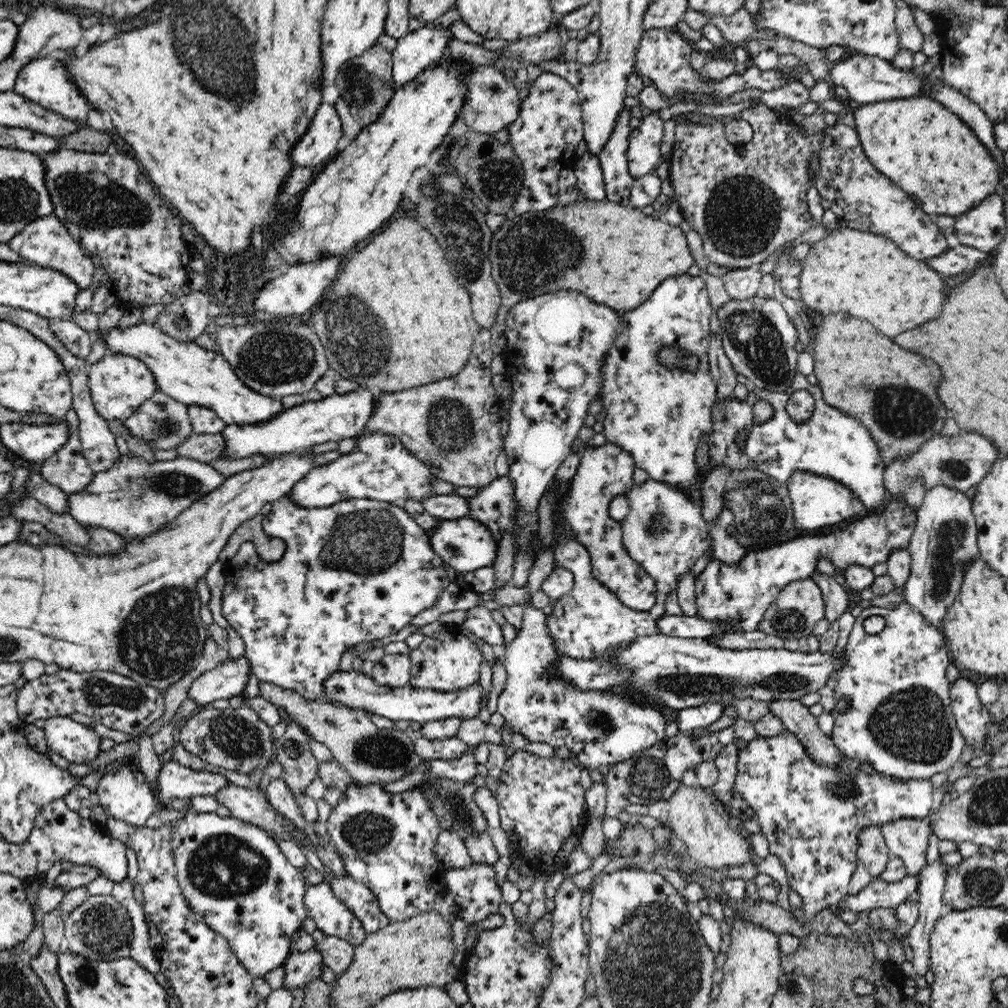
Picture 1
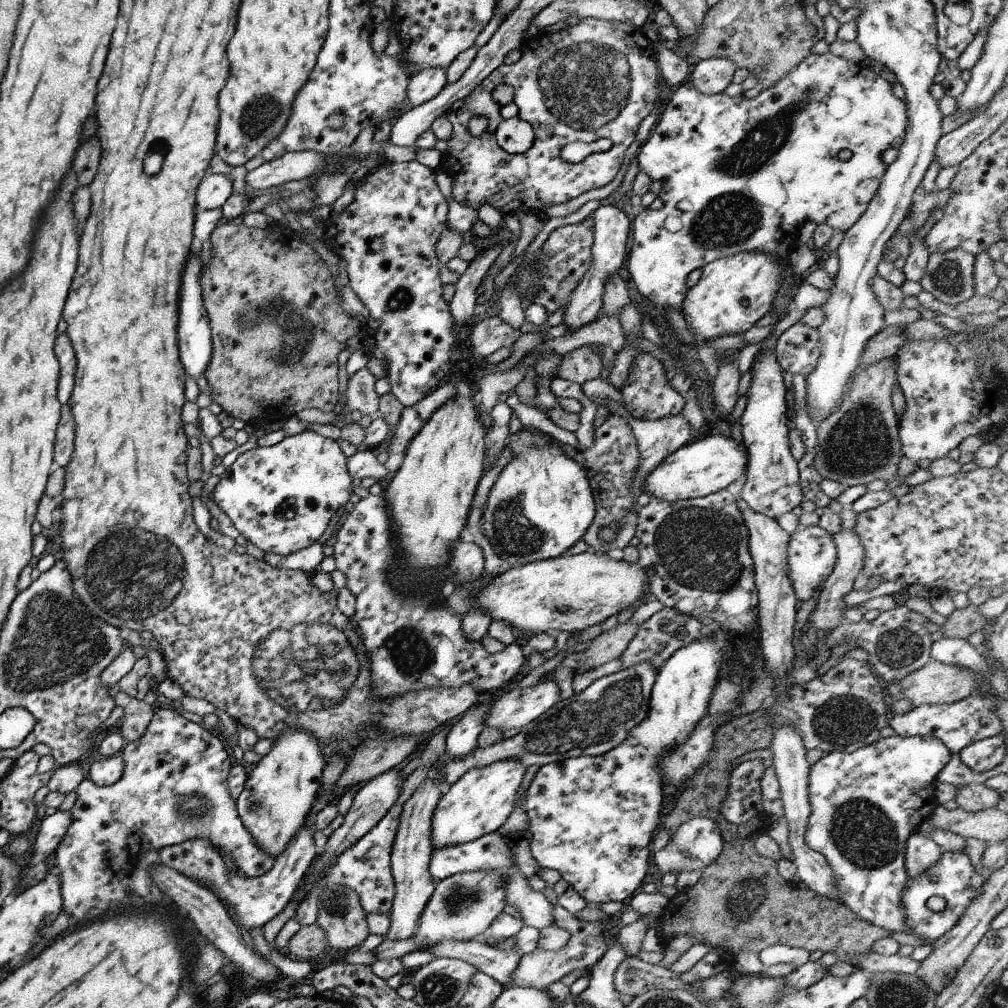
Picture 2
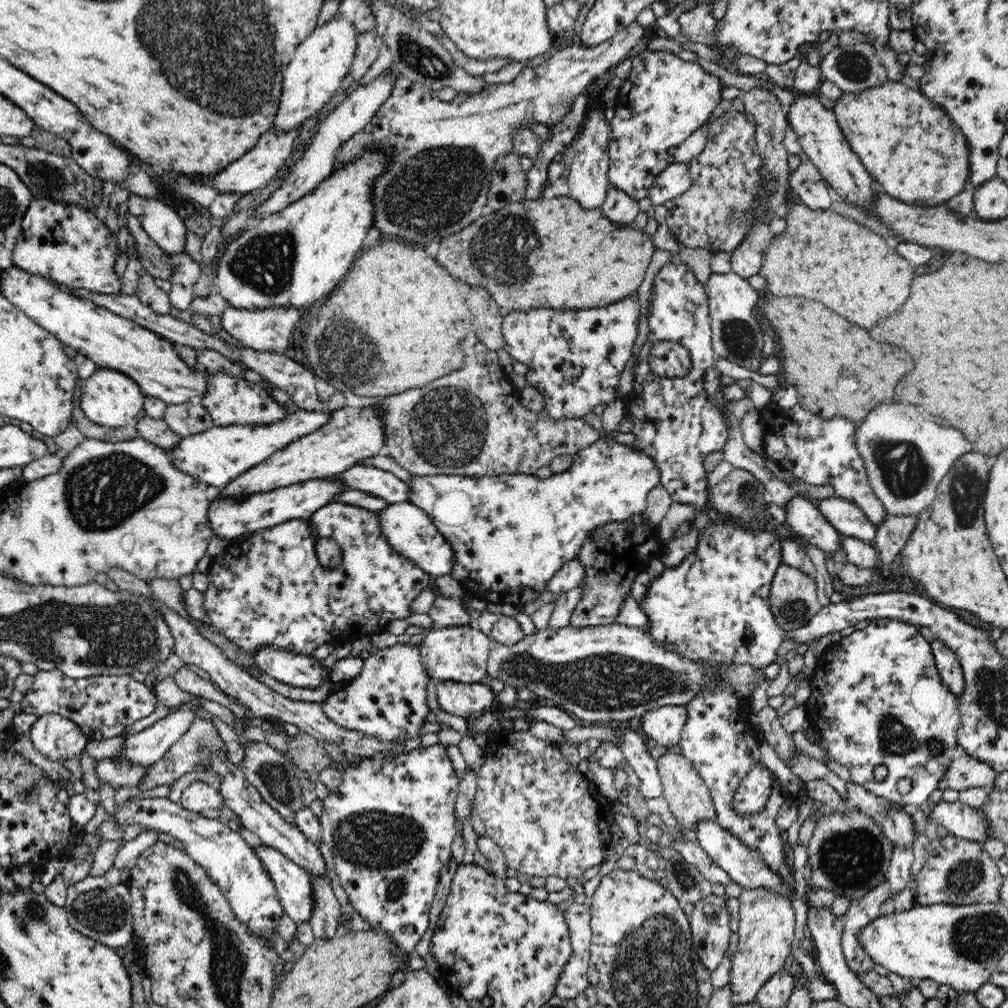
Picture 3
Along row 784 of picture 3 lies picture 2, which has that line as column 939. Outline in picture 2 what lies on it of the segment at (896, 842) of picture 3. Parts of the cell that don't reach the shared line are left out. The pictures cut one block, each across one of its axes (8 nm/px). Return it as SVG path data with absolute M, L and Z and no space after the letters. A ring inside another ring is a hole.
M919 831L909 836L905 847L905 867L910 879L918 878L925 873L944 854L942 847Z

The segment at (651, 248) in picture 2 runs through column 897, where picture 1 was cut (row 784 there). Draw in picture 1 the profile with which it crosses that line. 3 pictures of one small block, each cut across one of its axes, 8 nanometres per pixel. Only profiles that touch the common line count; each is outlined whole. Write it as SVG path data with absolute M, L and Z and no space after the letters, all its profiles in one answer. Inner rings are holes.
M128 765L118 767L113 777L98 781L95 793L108 818L122 820L134 827L144 827L147 820L158 811L157 800L151 793L145 774L141 770L133 772Z

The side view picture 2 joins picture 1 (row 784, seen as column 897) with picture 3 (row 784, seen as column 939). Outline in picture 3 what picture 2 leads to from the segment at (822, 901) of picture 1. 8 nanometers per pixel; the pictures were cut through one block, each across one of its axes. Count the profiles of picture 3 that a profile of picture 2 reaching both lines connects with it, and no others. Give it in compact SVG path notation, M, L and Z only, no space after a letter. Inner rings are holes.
M761 760L753 766L740 781L732 797L732 808L738 815L756 815L763 813L770 798L775 774Z

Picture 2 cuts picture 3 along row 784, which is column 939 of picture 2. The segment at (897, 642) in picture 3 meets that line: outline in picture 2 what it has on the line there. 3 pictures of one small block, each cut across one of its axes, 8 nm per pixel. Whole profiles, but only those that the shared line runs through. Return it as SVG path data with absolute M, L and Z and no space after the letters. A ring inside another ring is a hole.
M944 852L941 859L932 865L918 878L909 879L903 892L903 905L906 911L908 934L917 934L932 944L938 937L946 934L957 922L964 912L967 904L976 896L978 889L985 879L977 874L970 863L969 853ZM930 896L940 896L946 901L944 910L934 912L928 908L926 902Z

